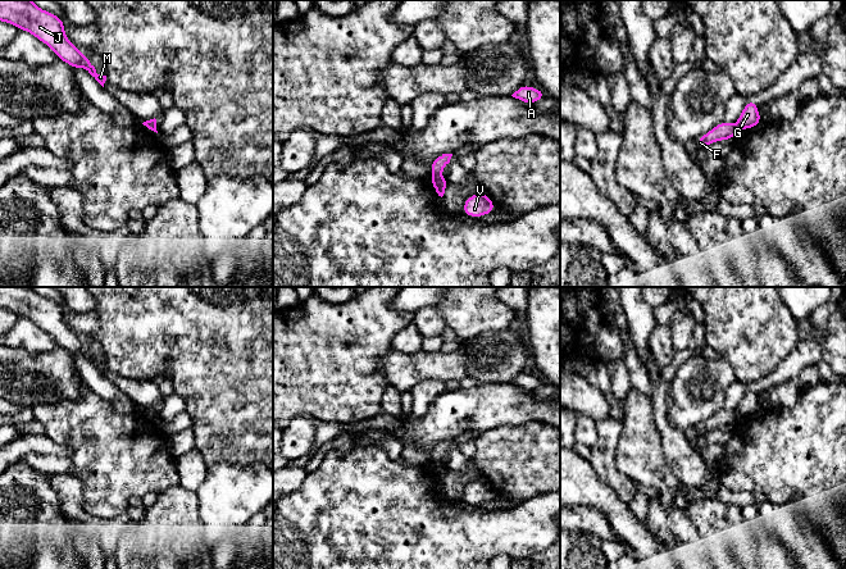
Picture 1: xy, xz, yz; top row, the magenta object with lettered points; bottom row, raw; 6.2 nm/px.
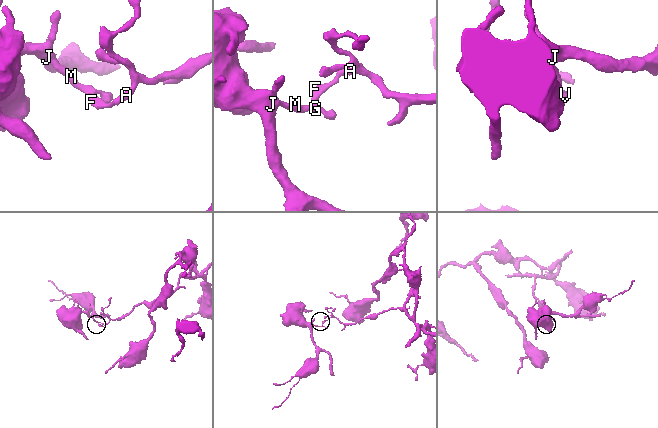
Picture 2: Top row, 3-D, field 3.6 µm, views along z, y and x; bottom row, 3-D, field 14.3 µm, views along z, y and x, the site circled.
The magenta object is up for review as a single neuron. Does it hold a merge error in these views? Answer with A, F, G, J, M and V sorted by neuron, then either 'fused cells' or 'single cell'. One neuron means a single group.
groups A F / G J M V; fused cells

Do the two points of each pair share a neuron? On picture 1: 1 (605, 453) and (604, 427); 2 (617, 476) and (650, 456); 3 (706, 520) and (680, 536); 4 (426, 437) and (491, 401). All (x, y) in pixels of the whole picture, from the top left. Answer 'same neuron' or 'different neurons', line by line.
1: same neuron
2: different neurons
3: different neurons
4: same neuron

